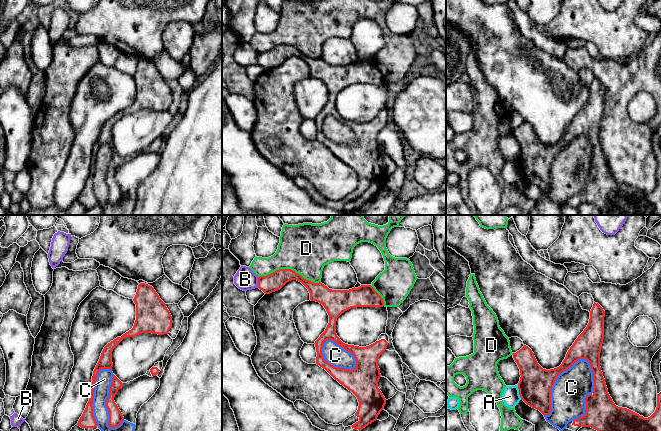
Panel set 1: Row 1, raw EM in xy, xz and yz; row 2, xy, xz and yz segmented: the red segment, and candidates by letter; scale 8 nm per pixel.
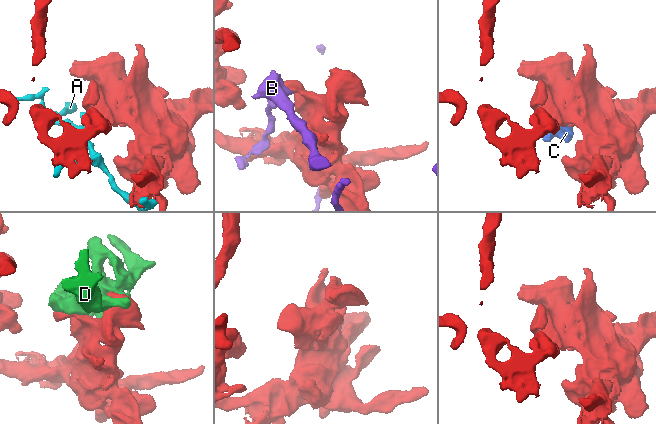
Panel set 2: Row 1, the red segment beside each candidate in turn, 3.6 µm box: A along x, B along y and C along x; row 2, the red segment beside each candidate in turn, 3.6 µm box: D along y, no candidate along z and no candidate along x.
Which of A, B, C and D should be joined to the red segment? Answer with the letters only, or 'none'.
none

